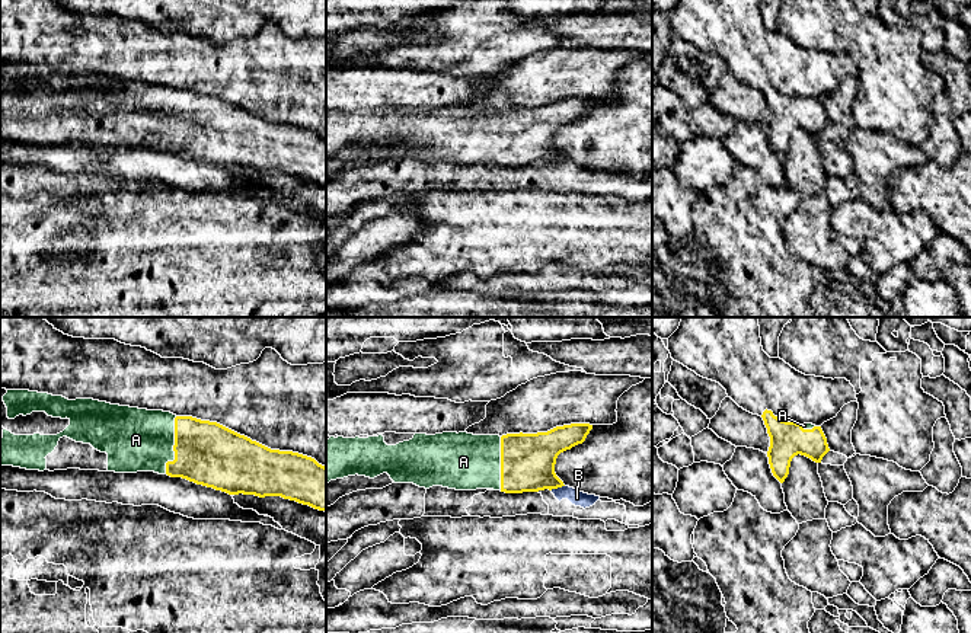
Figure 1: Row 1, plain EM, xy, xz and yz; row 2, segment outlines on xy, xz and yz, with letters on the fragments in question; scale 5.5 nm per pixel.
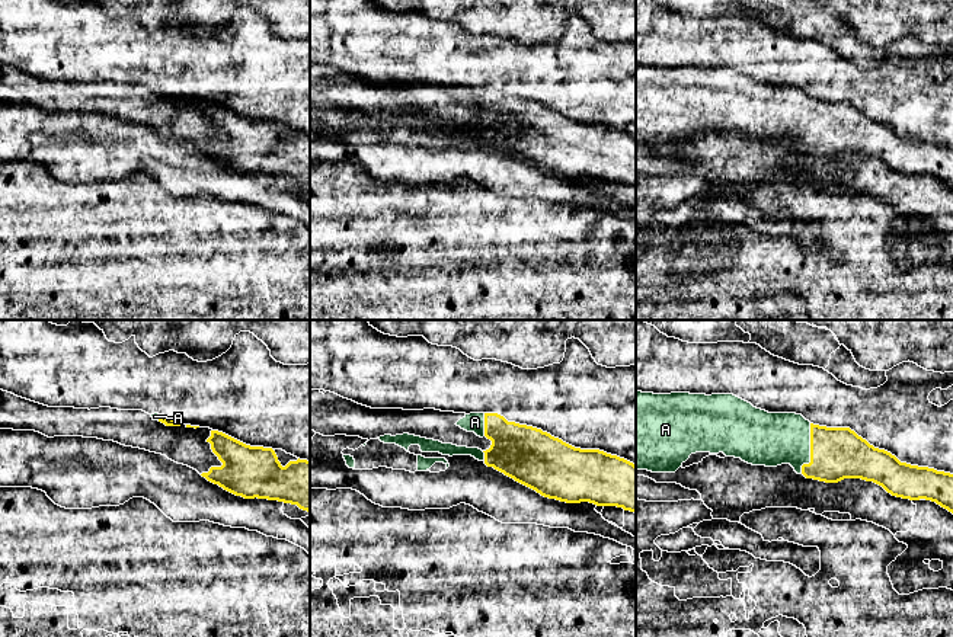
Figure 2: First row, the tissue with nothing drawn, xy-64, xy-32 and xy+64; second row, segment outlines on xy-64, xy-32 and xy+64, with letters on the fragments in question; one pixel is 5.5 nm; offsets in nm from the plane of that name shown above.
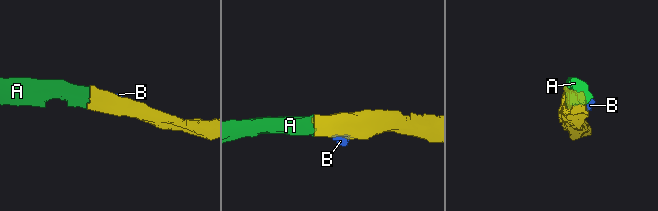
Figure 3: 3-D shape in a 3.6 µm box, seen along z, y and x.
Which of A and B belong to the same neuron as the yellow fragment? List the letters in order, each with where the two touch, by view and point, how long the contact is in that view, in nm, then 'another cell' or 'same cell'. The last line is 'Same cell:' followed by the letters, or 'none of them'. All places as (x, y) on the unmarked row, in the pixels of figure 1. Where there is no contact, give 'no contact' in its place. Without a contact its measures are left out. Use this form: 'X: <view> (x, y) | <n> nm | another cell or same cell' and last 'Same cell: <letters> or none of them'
A: xy (173, 121) | 320 nm | same cell
B: xz (556, 162) | 80 nm | another cell
Same cell: A

